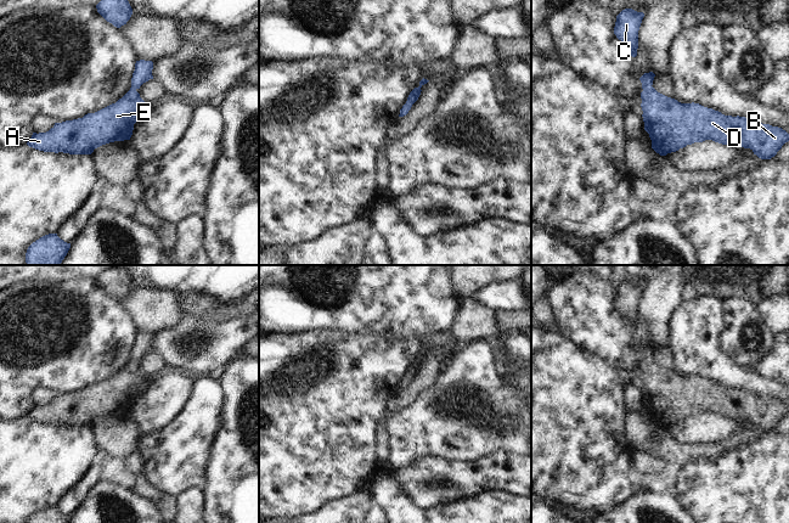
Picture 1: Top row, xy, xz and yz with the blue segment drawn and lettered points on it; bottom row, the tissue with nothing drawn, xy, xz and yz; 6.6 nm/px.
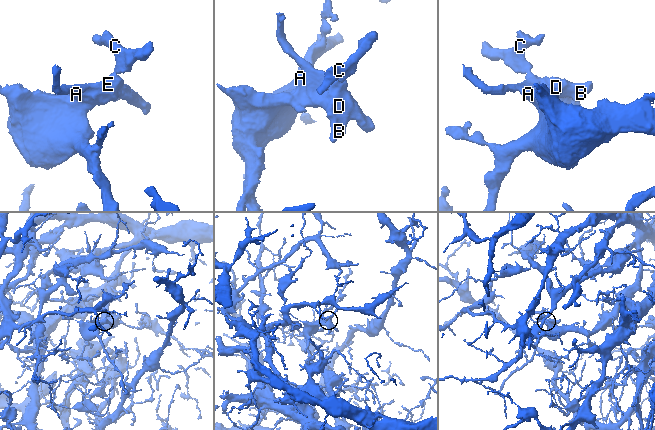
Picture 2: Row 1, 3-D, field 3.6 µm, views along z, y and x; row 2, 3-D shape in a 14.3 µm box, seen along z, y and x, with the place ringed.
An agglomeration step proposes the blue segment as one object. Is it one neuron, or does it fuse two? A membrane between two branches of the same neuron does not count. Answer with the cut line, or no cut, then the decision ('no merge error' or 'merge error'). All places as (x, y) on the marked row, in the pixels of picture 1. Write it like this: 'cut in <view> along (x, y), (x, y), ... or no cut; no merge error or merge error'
no cut; no merge error

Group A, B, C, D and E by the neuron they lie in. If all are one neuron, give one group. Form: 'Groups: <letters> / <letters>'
Groups: A B C D E.

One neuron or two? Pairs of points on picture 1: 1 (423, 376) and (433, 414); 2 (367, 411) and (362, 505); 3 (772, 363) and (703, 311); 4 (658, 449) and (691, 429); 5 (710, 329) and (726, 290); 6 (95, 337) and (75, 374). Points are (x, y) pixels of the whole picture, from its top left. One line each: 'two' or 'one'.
1: two
2: two
3: two
4: two
5: two
6: one

